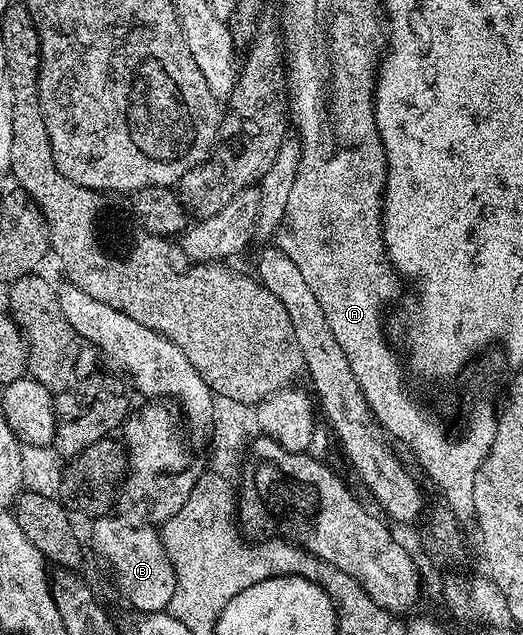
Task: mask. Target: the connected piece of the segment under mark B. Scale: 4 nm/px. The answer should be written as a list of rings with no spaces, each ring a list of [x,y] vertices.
[[[117,515],[100,516],[90,528],[94,548],[110,563],[114,580],[122,596],[135,613],[164,612],[169,609],[172,594],[176,594],[176,574],[162,545],[159,529],[144,524],[130,524]]]

